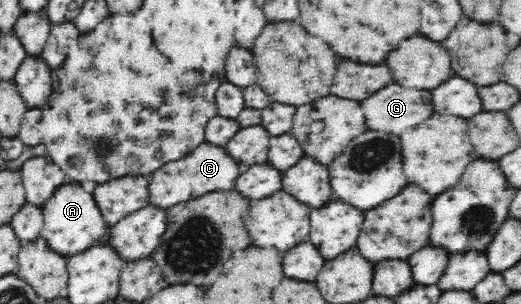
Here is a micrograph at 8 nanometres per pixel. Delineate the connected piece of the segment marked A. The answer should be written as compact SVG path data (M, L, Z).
M67 183L53 193L51 199L44 204L43 228L40 237L45 240L51 250L65 258L79 255L80 252L89 250L92 246L103 244L107 232L105 230L105 220L101 216L101 211L97 208L97 203L92 194L84 192L83 188Z

